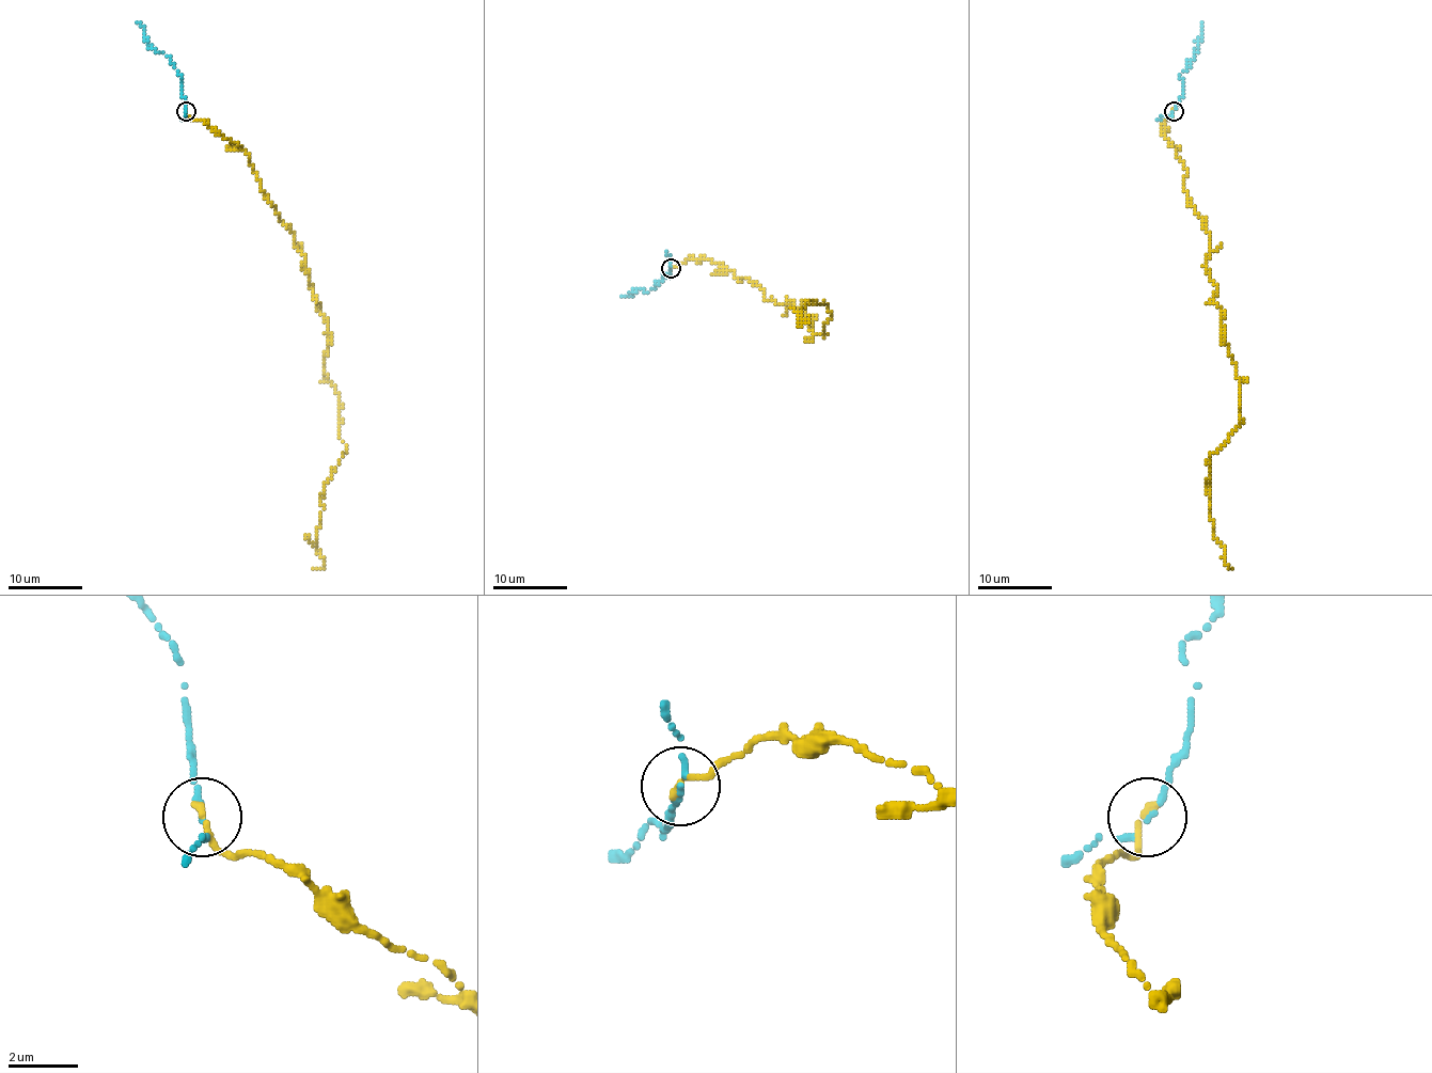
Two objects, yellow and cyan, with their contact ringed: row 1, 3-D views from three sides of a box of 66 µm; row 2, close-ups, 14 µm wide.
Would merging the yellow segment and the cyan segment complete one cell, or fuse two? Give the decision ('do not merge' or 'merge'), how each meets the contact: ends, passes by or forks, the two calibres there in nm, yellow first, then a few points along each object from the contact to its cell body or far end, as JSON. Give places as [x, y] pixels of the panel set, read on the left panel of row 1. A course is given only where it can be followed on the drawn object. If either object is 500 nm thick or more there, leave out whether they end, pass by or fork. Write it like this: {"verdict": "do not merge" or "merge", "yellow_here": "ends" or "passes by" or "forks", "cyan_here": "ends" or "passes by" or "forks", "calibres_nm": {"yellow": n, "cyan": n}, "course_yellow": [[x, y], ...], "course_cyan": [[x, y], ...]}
{"verdict": "merge", "yellow_here": "ends", "cyan_here": "ends", "calibres_nm": {"yellow": 240, "cyan": 200}, "course_yellow": [[186, 111], [237, 143], [328, 325], [323, 367], [345, 447], [323, 487], [325, 564], [312, 569]], "course_cyan": [[186, 111], [181, 74], [163, 53], [155, 49], [138, 24]]}

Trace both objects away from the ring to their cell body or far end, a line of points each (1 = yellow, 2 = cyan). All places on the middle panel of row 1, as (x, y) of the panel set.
1: (671, 267), (722, 264), (777, 304), (790, 299), (819, 334), (828, 304), (805, 303), (797, 324)
2: (671, 267), (667, 279), (665, 274), (648, 292), (640, 289), (623, 297)

